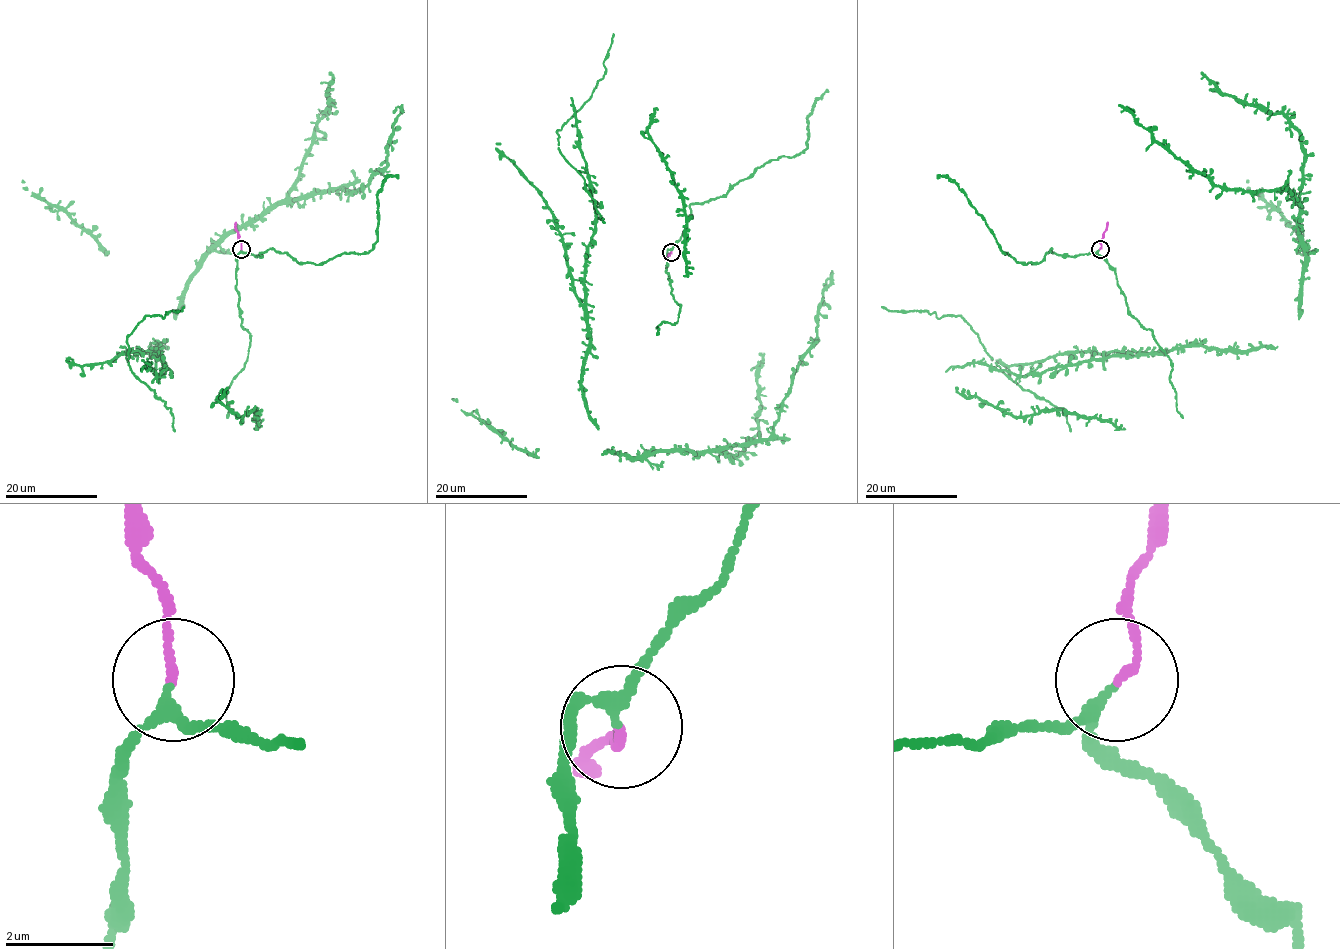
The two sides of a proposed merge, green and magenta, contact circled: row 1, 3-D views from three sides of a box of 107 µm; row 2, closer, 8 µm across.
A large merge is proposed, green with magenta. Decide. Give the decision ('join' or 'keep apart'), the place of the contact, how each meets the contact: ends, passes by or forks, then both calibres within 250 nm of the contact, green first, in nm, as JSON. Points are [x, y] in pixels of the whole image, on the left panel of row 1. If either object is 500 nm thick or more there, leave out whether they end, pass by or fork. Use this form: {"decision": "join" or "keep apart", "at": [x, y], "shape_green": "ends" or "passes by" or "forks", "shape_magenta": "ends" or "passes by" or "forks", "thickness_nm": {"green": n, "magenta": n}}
{"decision": "join", "at": [241, 249], "shape_green": "passes by", "shape_magenta": "ends", "thickness_nm": {"green": 180, "magenta": 130}}

